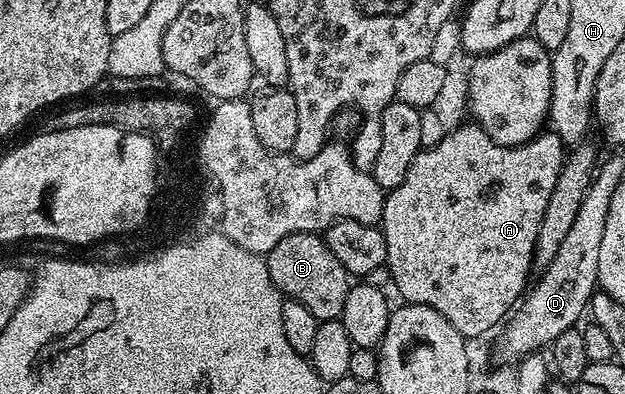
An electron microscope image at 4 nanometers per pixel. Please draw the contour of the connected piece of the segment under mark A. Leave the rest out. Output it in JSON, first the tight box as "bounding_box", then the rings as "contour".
{"bounding_box":[380,122,563,338],"contour":[[[466,122],[462,128],[446,131],[441,142],[430,148],[422,148],[415,162],[411,162],[411,170],[407,170],[407,178],[399,182],[399,186],[388,189],[380,229],[387,242],[387,258],[385,264],[389,270],[392,287],[397,287],[400,298],[406,304],[422,304],[431,306],[431,310],[439,310],[455,330],[466,338],[481,336],[496,329],[514,311],[515,305],[526,295],[530,283],[529,272],[533,268],[533,251],[535,238],[539,238],[539,222],[543,222],[543,210],[547,210],[547,202],[551,198],[551,190],[555,190],[555,178],[559,178],[559,170],[563,163],[563,145],[552,130],[542,130],[525,144],[496,144],[482,128],[472,122]]]}

